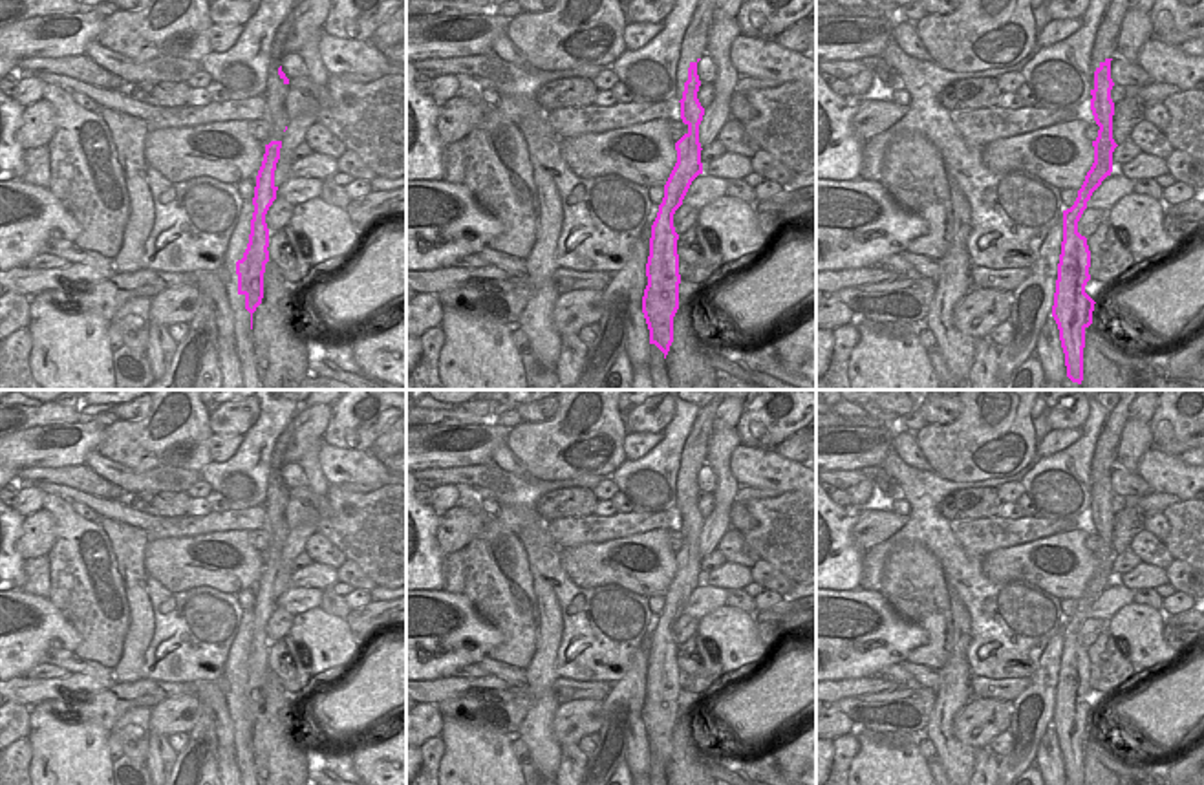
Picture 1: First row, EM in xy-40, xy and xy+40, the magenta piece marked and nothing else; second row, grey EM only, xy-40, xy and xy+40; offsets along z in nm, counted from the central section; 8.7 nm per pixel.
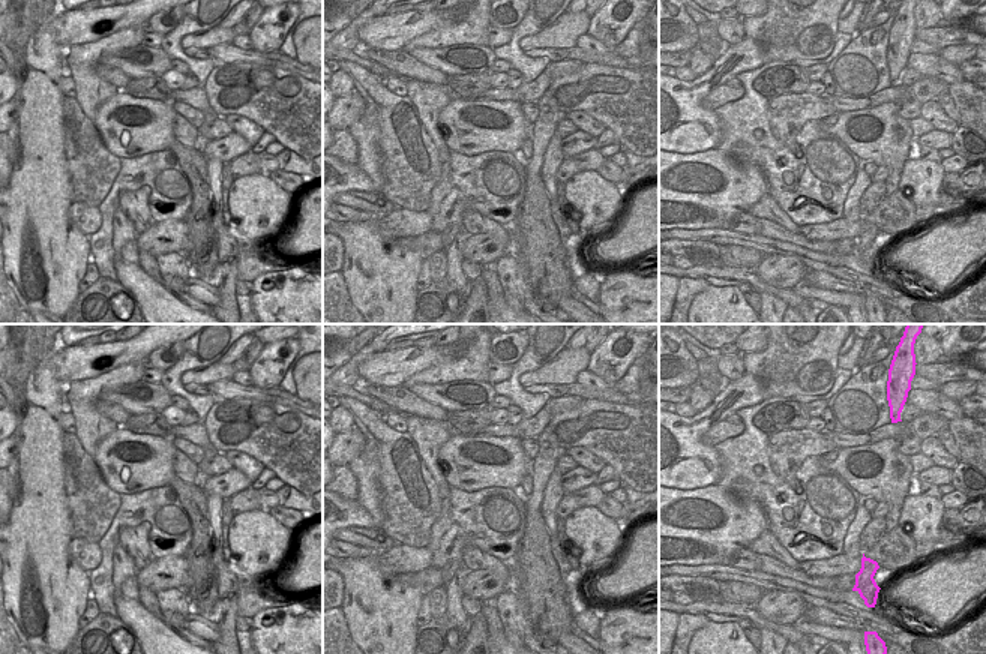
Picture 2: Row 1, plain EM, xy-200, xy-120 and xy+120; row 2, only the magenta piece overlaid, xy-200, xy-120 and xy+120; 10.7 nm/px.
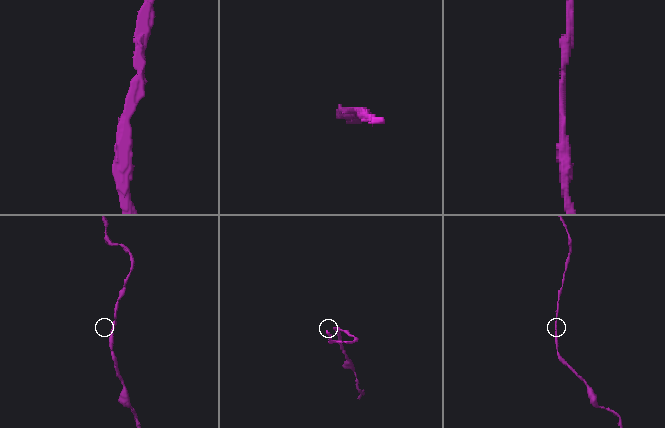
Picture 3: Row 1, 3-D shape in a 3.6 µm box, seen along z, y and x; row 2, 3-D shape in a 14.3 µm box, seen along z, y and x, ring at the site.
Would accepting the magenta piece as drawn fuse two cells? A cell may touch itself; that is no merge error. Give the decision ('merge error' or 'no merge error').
no merge error

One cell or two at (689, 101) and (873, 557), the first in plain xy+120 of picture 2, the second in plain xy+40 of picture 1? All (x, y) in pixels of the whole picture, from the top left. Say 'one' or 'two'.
two

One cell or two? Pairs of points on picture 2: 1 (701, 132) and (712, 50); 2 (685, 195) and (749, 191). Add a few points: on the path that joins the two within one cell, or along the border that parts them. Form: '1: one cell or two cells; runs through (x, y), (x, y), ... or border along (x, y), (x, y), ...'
1: two cells; border along (730, 45), (713, 62)
2: one cell; runs through (701, 197), (733, 191)

